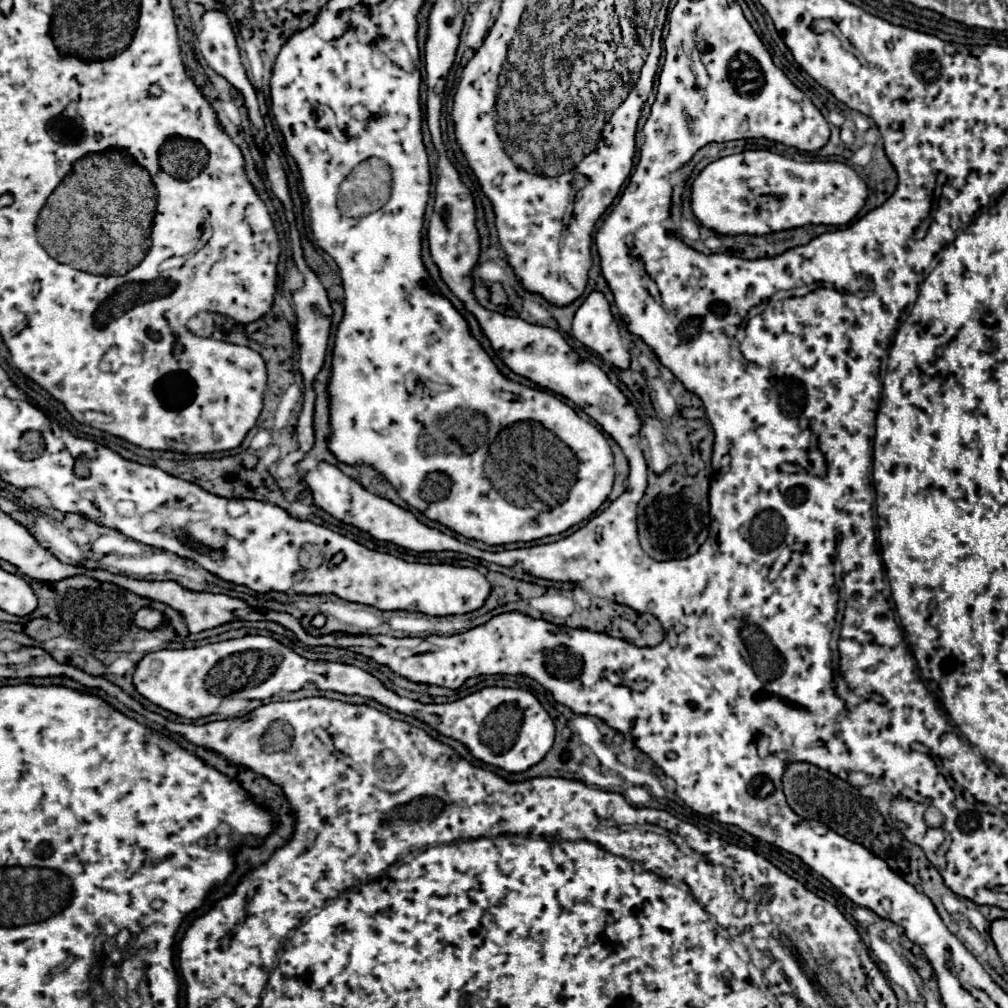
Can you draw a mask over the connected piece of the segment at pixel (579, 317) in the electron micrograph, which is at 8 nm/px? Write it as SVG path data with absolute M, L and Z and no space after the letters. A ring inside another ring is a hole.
M591 292L585 302L579 306L575 318L573 318L573 336L585 344L586 348L598 353L603 361L611 364L615 370L629 370L631 366L631 356L629 352L623 348L622 338L619 336L619 326L609 310L609 302L605 300L605 296L601 292Z

